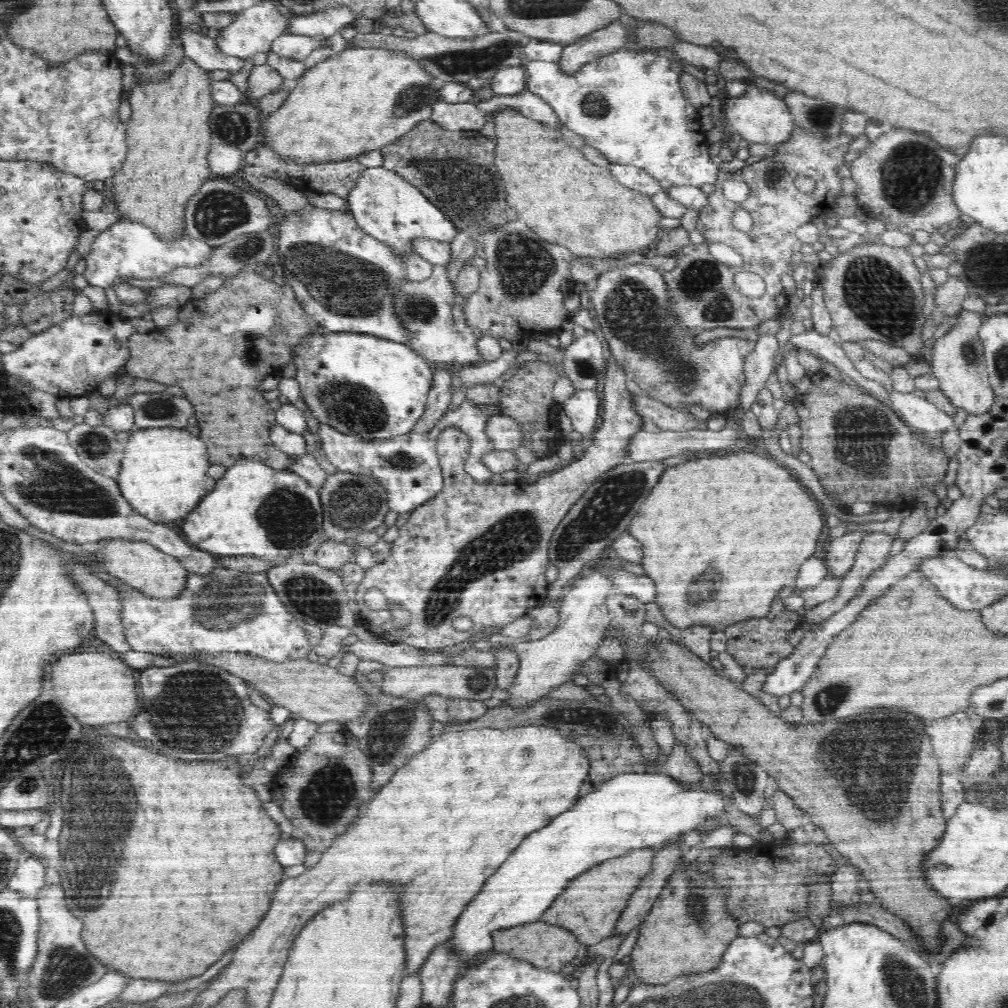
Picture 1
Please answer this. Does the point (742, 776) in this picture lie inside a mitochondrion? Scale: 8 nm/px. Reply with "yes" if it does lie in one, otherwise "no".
yes

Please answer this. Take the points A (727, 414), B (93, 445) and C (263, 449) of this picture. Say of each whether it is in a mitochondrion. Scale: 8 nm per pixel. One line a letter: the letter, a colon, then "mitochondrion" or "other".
A: other
B: mitochondrion
C: other

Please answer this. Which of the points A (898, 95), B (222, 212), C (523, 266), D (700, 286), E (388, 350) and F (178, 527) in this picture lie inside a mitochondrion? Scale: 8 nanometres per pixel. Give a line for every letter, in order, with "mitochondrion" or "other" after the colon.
A: other
B: mitochondrion
C: mitochondrion
D: mitochondrion
E: other
F: other

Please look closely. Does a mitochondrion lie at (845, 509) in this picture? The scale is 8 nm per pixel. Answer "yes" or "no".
no

